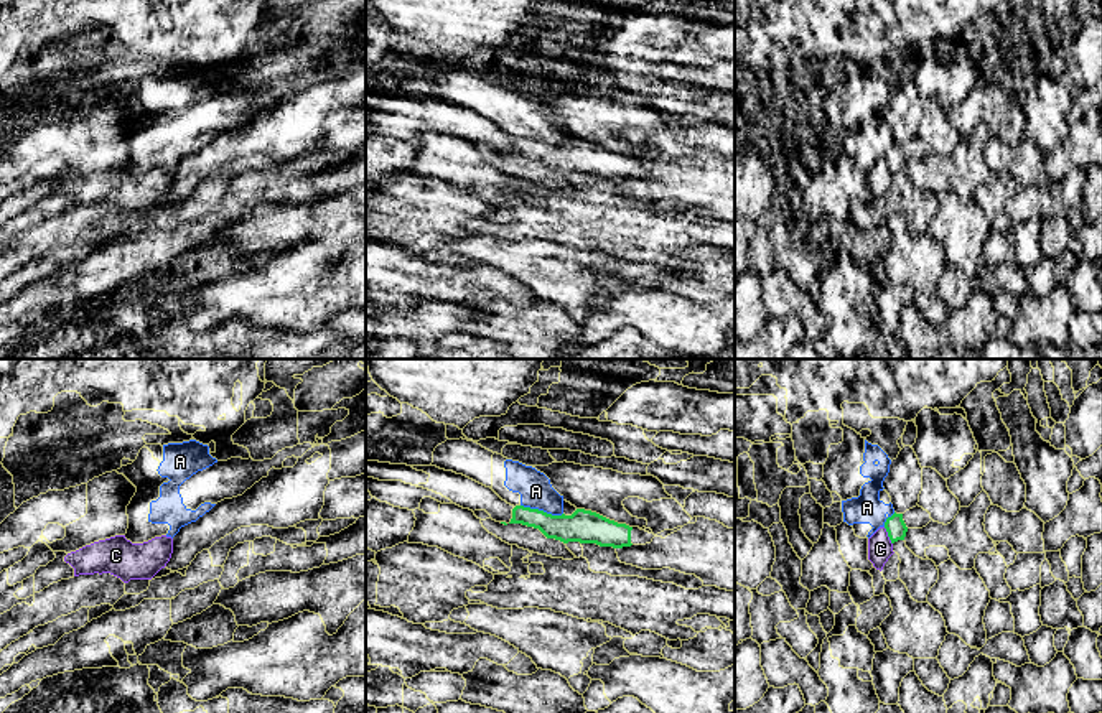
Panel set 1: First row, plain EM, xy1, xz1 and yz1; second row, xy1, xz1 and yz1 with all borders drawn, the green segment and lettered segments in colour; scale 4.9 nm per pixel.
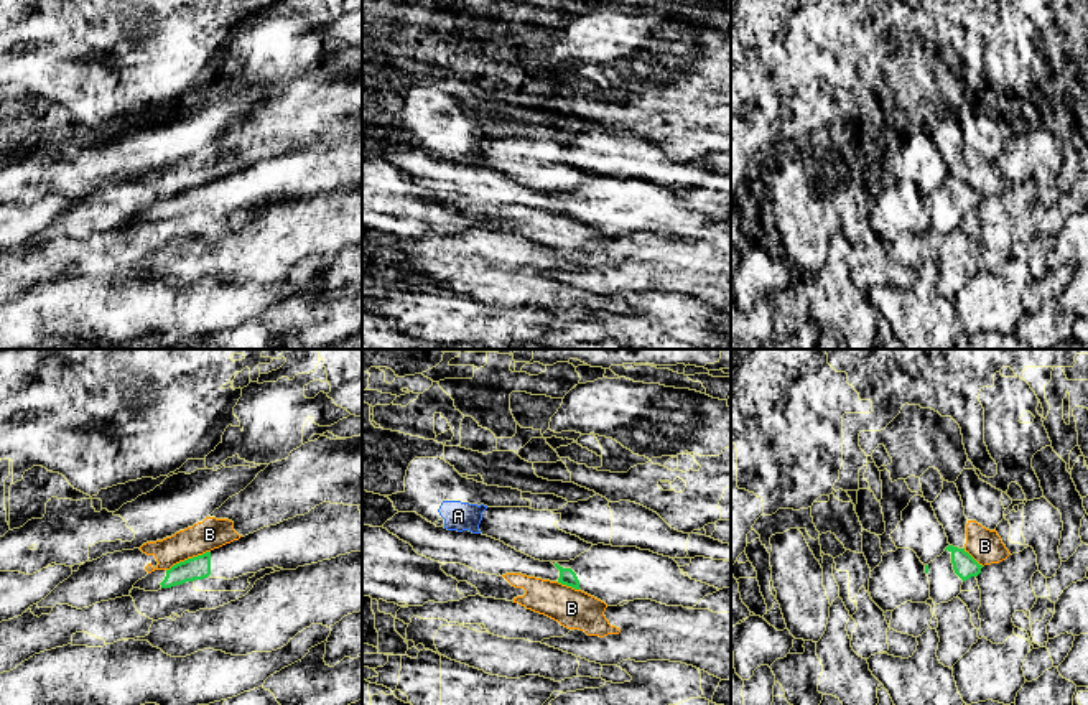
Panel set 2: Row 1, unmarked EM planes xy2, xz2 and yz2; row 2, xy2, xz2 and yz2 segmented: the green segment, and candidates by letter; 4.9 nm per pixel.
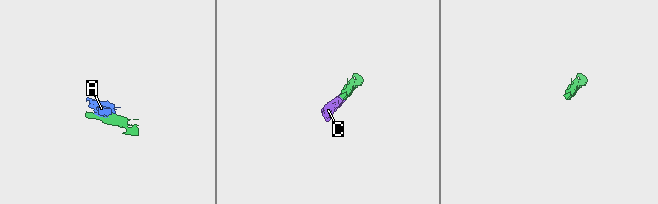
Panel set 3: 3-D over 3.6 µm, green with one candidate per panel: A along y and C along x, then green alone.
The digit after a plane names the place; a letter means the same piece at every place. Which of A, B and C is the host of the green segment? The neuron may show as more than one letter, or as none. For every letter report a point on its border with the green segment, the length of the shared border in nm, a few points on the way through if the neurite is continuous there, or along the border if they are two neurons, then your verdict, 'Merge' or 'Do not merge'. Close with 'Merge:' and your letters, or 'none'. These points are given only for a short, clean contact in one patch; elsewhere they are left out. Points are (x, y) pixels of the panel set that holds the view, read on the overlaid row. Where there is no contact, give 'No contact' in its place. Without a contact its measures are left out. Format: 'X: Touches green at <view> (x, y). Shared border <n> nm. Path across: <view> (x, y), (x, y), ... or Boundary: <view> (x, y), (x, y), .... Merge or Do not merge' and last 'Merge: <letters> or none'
A: Touches green at xz1 (542, 511). Shared border 220 nm. Boundary: xz1 (521, 504), (531, 509), (562, 514). Do not merge
B: Touches green at xy2 (188, 559). Shared border 240 nm. Boundary: xy2 (209, 550), (180, 560), (167, 570). Do not merge
C: Touches green at yz1 (888, 535). Shared border 100 nm. Path across: yz1 (895, 526), (888, 535), (880, 544), (880, 549). Merge
Merge: C

